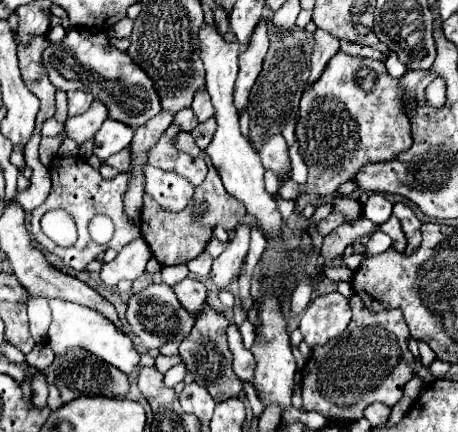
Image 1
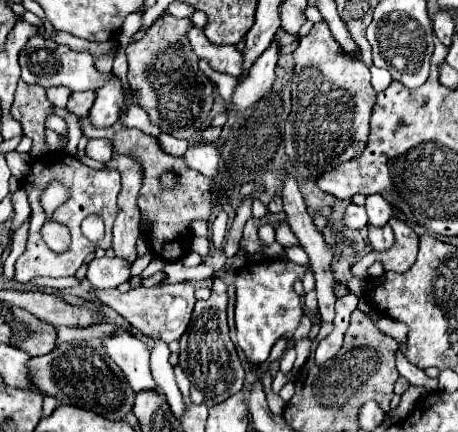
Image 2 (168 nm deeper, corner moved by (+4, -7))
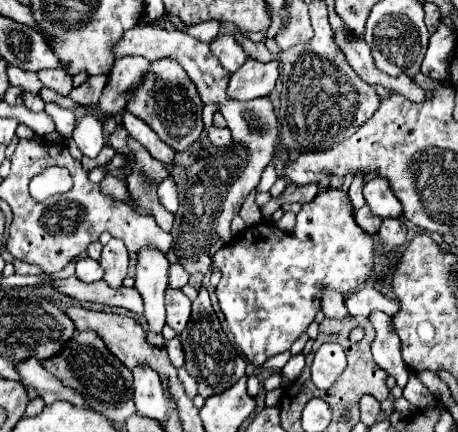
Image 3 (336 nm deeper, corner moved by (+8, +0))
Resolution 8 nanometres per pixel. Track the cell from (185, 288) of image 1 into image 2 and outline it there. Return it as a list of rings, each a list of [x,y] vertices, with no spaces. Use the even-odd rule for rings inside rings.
[[[174,283],[174,285],[162,285],[162,287],[134,287],[128,293],[118,293],[118,289],[108,291],[94,291],[96,299],[102,305],[108,305],[118,315],[122,315],[132,327],[136,327],[142,335],[156,339],[164,339],[166,343],[180,339],[180,335],[186,331],[192,315],[192,307],[196,303],[194,299],[194,287],[192,283]]]

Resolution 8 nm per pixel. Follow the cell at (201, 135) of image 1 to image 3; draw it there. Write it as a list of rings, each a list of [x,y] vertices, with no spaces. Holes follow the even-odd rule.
[[[210,126],[208,128],[208,138],[214,146],[228,146],[232,142],[232,136],[228,132],[228,128],[216,128],[216,126]]]

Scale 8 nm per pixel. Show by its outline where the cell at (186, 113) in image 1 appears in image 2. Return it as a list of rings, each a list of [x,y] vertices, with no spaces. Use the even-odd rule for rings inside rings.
[[[161,133],[158,137],[158,141],[166,153],[174,156],[183,156],[190,147],[186,140],[176,139],[167,133]]]

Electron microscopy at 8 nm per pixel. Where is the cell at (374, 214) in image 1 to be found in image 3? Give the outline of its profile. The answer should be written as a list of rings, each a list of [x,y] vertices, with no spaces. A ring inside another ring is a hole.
[[[372,178],[364,186],[364,200],[370,206],[372,214],[380,218],[400,218],[402,216],[402,204],[392,194],[388,182],[384,178]]]

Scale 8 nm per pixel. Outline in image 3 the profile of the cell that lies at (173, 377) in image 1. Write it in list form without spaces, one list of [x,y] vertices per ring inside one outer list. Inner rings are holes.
[[[178,368],[178,376],[180,376],[180,382],[184,384],[184,390],[188,392],[188,398],[194,398],[196,396],[196,380],[186,372],[186,368]]]

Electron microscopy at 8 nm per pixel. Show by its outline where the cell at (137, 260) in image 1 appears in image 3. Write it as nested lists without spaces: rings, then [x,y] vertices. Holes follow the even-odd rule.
[[[86,256],[86,258],[80,258],[76,262],[76,278],[80,278],[82,282],[96,282],[96,280],[102,280],[104,278],[104,268],[100,268],[98,260]]]

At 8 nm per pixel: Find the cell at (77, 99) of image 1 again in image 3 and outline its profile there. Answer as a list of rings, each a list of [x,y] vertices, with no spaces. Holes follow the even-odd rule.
[[[90,76],[82,86],[74,88],[70,92],[70,98],[76,102],[76,104],[82,104],[82,106],[88,106],[88,104],[96,104],[98,102],[98,96],[102,92],[106,84],[106,76]]]

